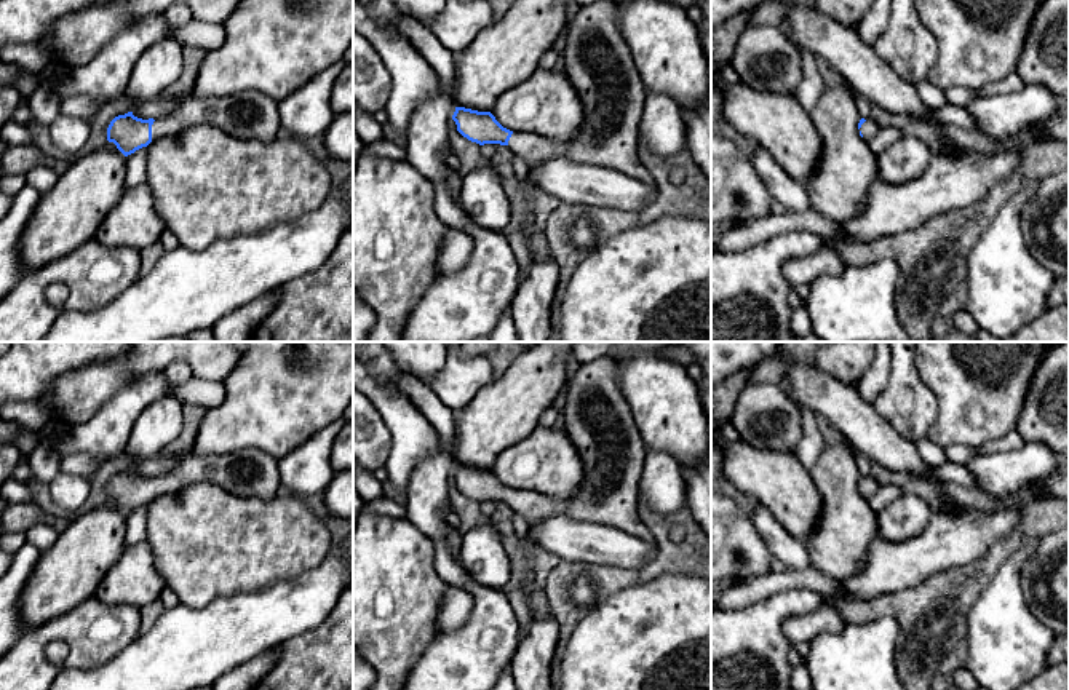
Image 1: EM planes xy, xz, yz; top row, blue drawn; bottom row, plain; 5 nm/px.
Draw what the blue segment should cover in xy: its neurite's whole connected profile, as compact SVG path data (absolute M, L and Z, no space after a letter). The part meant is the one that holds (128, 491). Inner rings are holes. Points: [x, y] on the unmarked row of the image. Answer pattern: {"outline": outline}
{"outline": "M256 447L221 455L189 452L168 473L142 478L128 470L115 474L107 498L125 513L147 505L152 498L177 492L197 482L209 482L246 498L272 500L283 492L278 460Z"}

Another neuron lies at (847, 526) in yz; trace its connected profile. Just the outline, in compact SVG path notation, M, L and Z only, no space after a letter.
M842 442L826 446L809 471L823 502L818 525L804 541L810 564L833 580L848 578L863 569L869 545L879 538L877 513L860 494L856 450Z

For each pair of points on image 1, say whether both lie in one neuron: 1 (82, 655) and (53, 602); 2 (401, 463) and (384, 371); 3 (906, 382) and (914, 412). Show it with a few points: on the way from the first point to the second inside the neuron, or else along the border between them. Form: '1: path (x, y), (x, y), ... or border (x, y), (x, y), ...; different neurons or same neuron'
1: border (93, 596), (27, 630); different neurons
2: border (369, 368), (382, 384), (400, 393); different neurons
3: path (906, 390), (906, 404); same neuron

